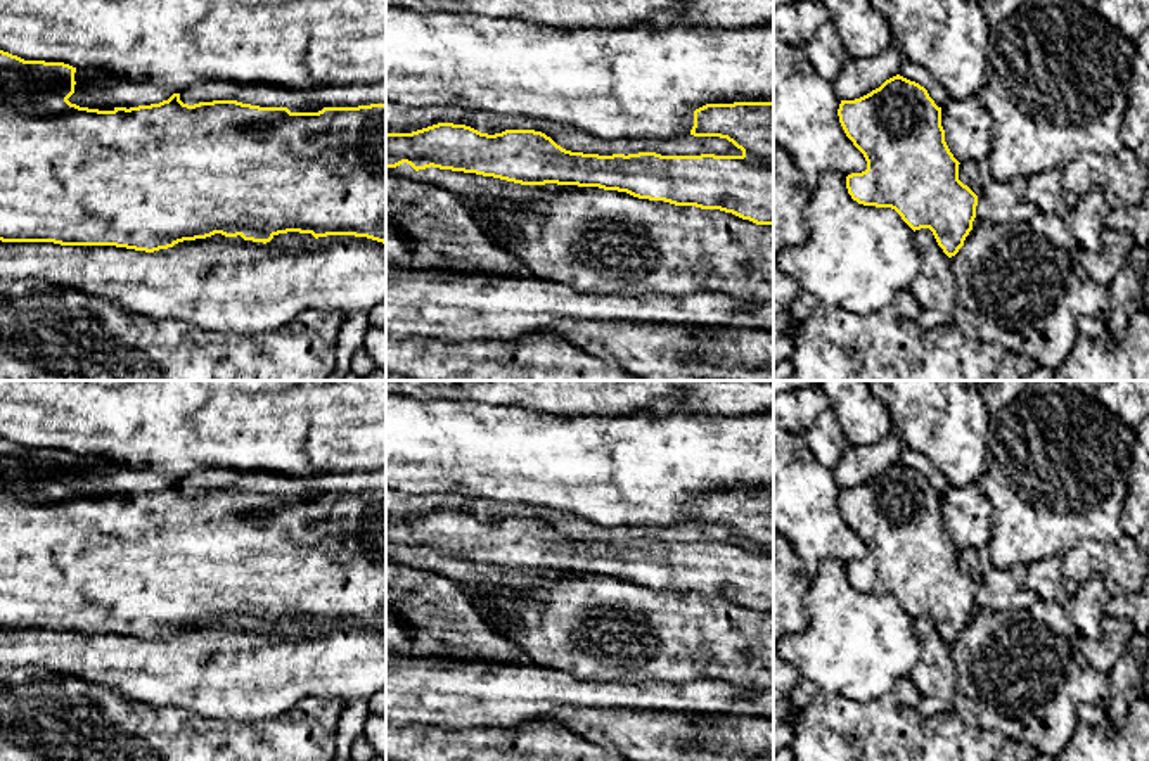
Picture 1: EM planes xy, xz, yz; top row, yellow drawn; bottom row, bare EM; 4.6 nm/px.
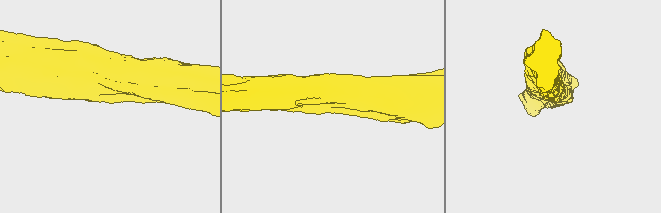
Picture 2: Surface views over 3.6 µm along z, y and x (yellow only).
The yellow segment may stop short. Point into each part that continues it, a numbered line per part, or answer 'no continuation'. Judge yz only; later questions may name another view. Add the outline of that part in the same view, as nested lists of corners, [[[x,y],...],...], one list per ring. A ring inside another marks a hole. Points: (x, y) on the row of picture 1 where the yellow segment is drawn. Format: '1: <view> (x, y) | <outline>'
no continuation

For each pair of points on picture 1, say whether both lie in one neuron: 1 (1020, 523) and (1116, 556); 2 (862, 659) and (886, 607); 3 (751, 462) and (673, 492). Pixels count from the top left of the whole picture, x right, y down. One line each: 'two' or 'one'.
1: two
2: one
3: one

